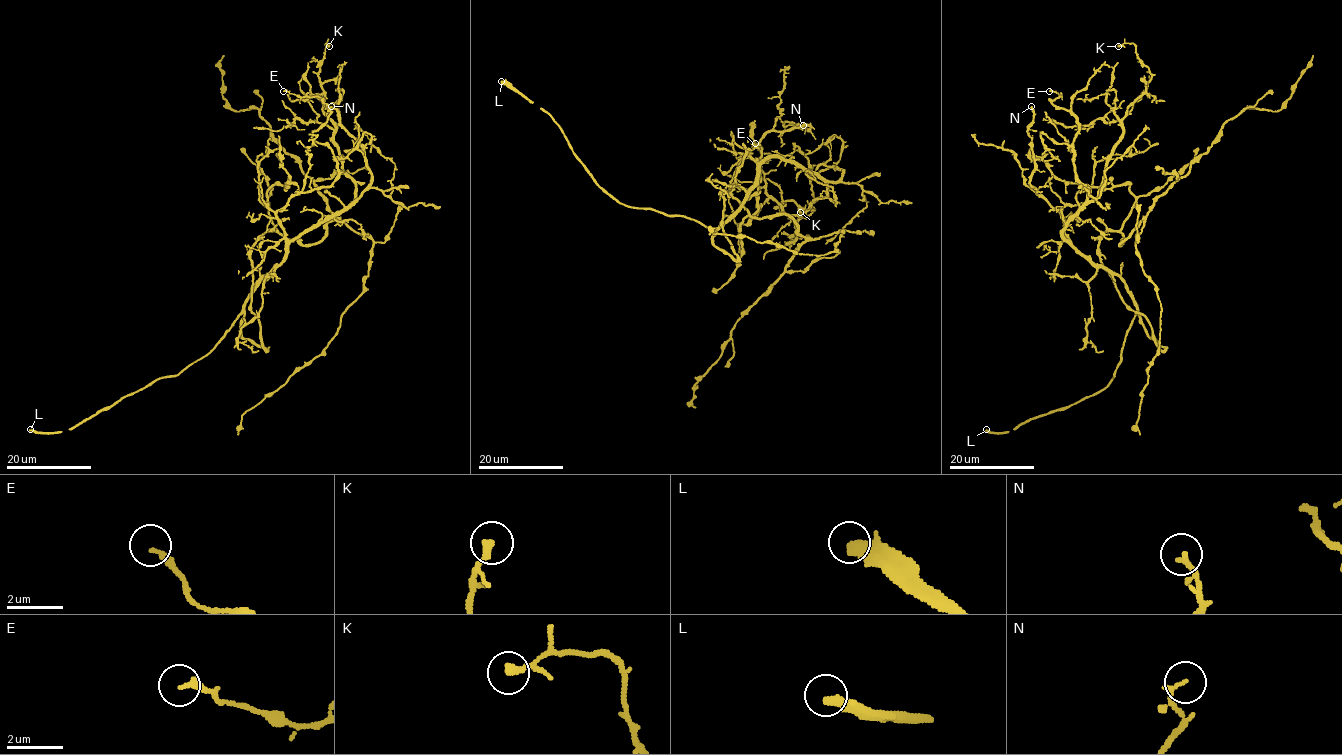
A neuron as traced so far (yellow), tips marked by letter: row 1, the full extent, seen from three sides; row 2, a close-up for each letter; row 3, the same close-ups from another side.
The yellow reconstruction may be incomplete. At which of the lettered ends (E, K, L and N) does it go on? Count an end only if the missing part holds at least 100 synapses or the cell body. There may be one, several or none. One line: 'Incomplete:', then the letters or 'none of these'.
Incomplete: L

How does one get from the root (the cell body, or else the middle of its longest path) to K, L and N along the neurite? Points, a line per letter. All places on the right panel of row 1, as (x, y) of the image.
K: (1144, 317), (1163, 351), (1126, 285), (1063, 237), (1098, 195), (1122, 118), (1151, 78), (1132, 43), (1118, 46)
L: (1144, 317), (1163, 351), (1137, 313), (1121, 361), (1103, 389), (1005, 432), (986, 429)
N: (1144, 317), (1163, 351), (1144, 328), (1126, 285), (1076, 250), (1059, 213), (1031, 185), (1031, 106)

